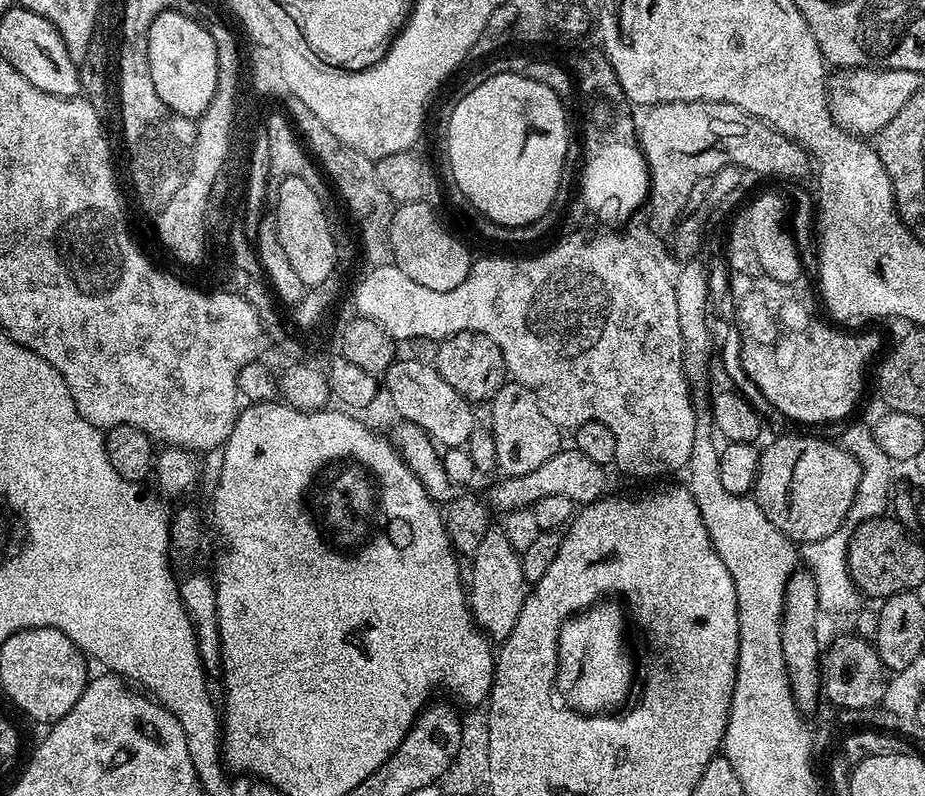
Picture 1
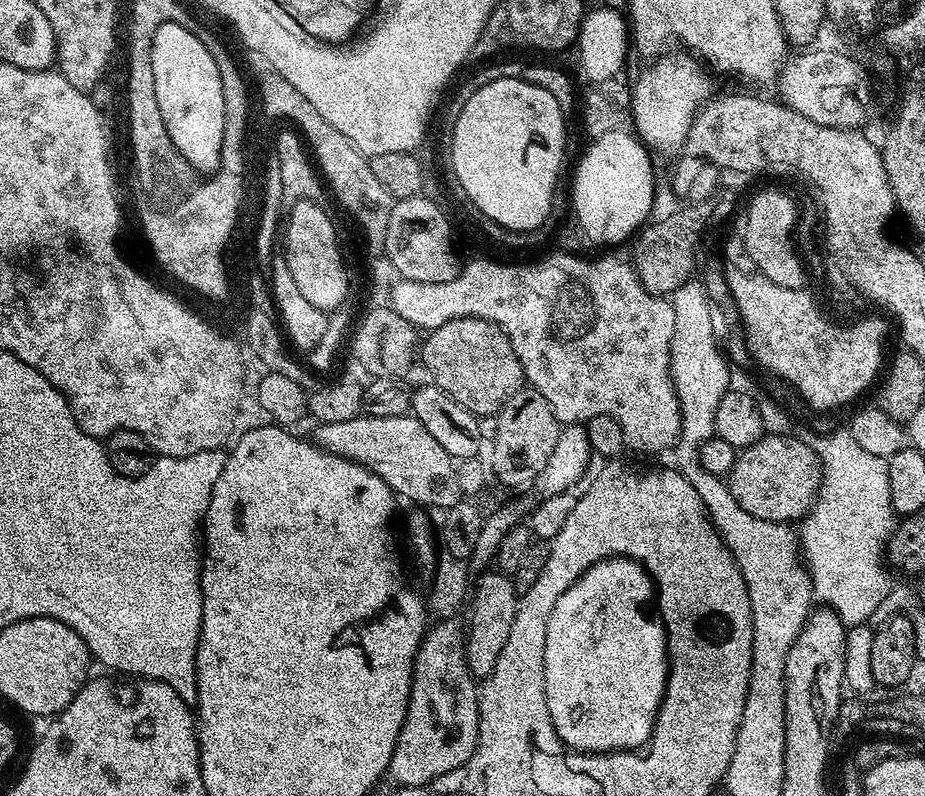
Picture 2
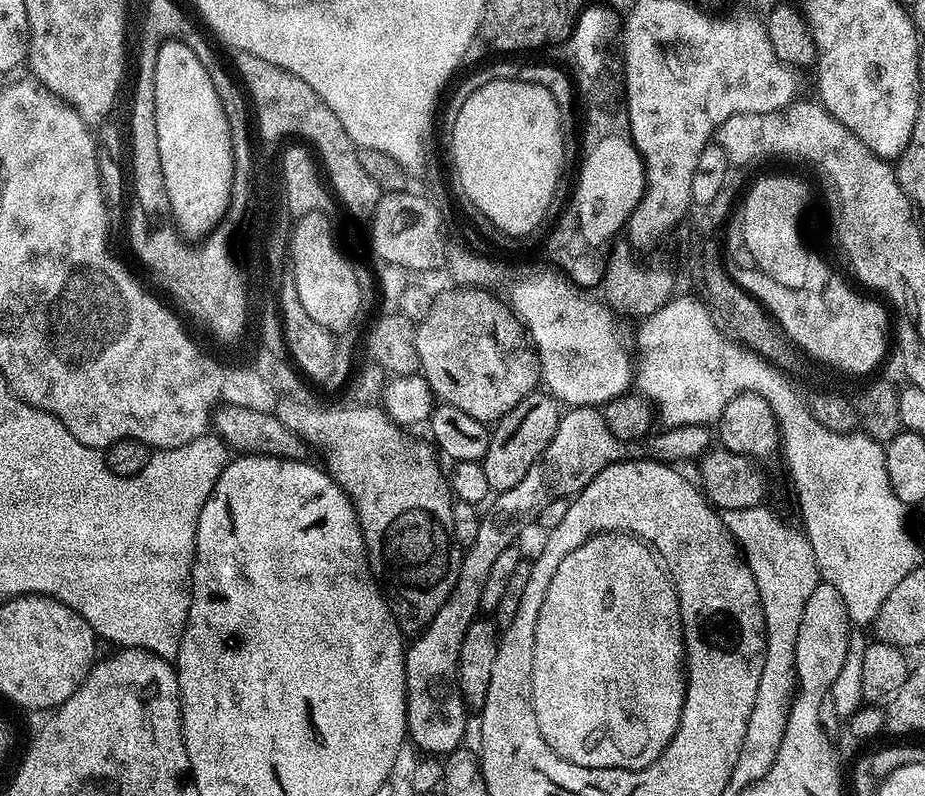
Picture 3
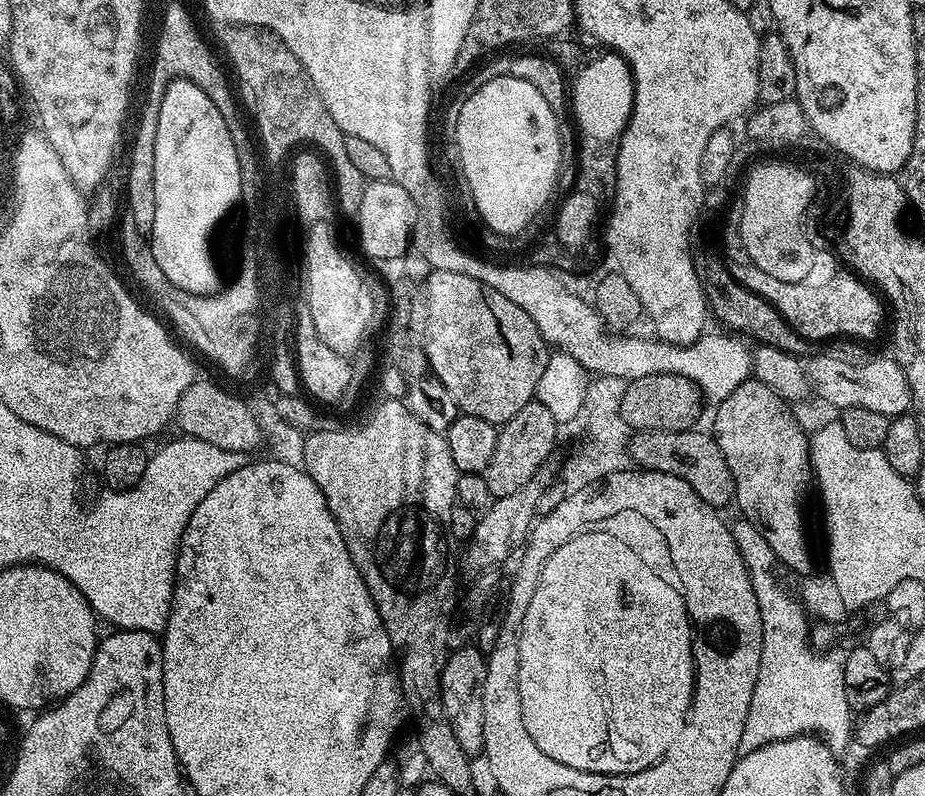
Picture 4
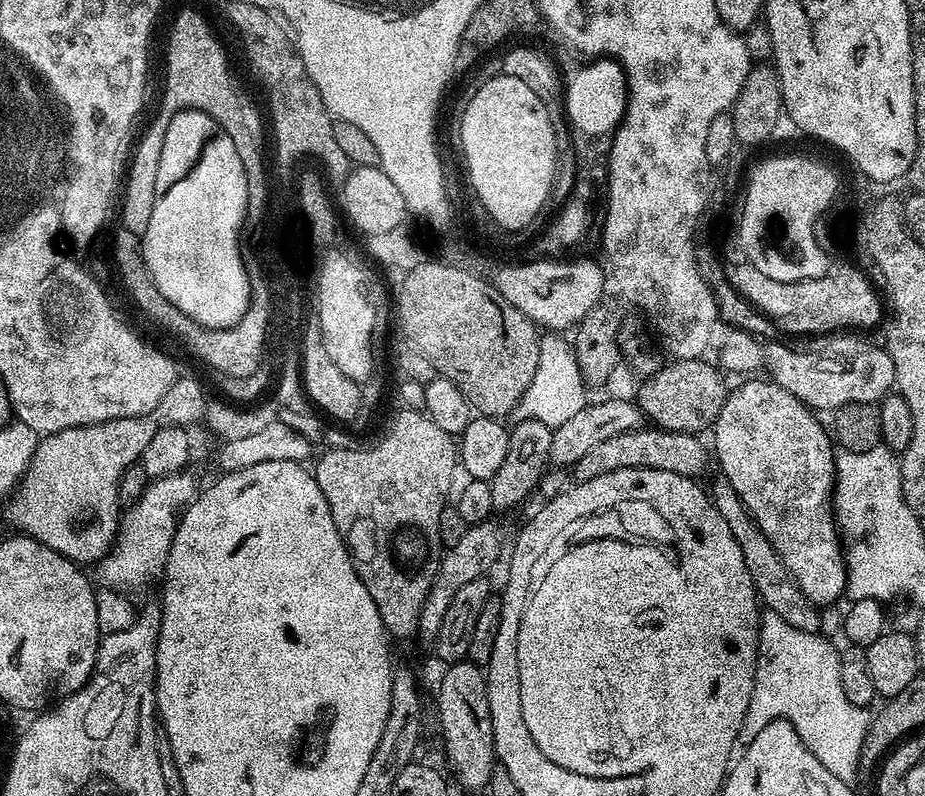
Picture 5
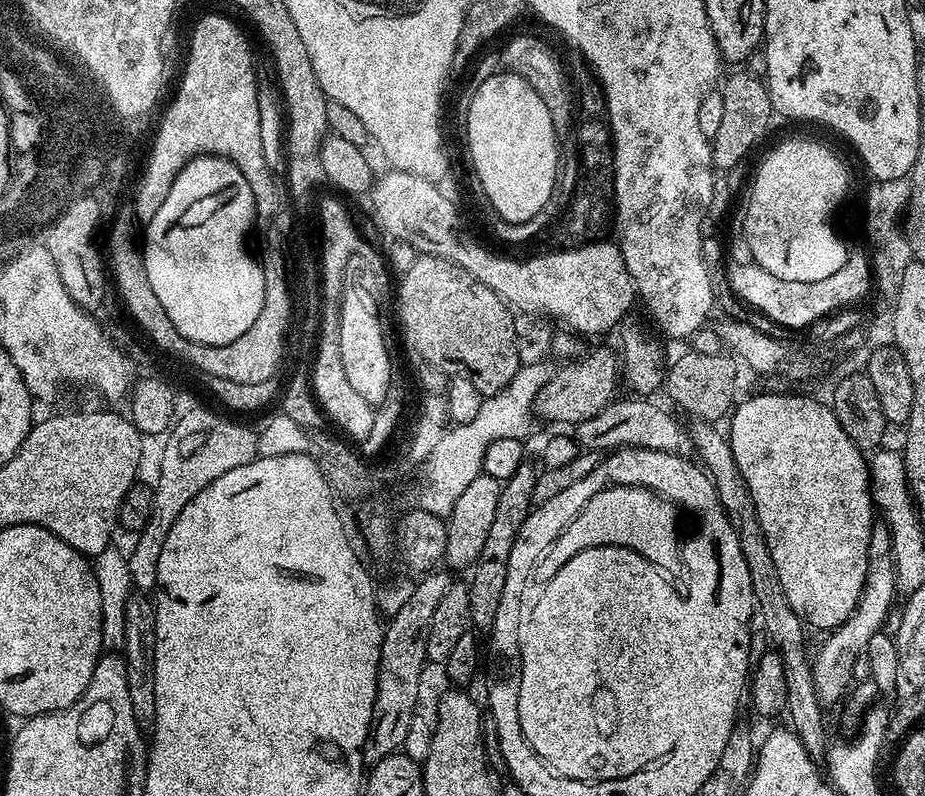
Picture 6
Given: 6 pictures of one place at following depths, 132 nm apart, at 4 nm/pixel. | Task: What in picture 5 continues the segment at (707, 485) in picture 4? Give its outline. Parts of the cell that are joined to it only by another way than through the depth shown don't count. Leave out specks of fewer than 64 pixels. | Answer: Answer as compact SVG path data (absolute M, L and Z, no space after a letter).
M641 426L631 428L629 432L614 434L614 438L605 438L594 446L594 450L589 450L582 454L582 458L574 466L574 476L577 481L598 478L598 474L610 474L610 470L622 470L623 468L653 468L654 470L670 470L674 474L682 474L693 478L700 478L700 475L708 468L710 464L710 452L704 449L704 444L699 435L691 432L667 432L664 428L655 426Z

